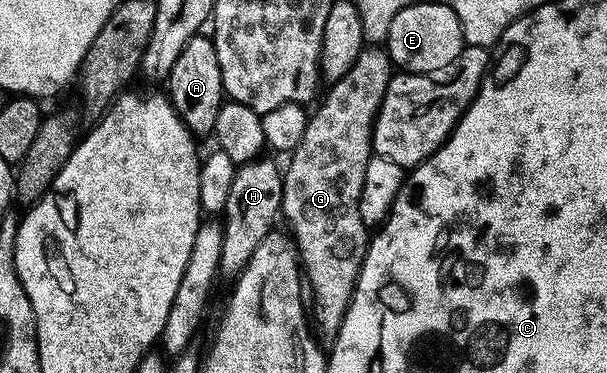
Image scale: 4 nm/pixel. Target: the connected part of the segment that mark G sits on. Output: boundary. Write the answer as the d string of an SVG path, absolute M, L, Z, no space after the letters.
M377 44L366 45L364 50L359 52L355 64L351 64L351 68L347 68L347 72L338 80L332 83L328 88L329 91L320 99L321 107L317 111L308 115L305 131L299 140L299 144L288 155L289 167L286 165L283 170L283 177L285 183L283 184L283 200L281 201L281 214L283 218L289 221L288 229L291 231L291 237L297 244L297 253L301 260L301 269L303 271L304 281L307 283L307 290L313 293L313 306L311 302L311 322L315 327L316 333L319 335L320 341L325 344L332 344L337 340L337 333L341 330L341 325L345 319L345 313L349 307L349 301L353 299L353 289L357 283L357 277L361 271L361 265L365 259L365 253L369 247L369 240L371 237L370 231L365 225L363 216L359 216L359 200L363 192L363 176L367 176L367 164L369 159L374 157L373 152L373 122L377 119L379 108L383 104L383 96L387 92L387 84L392 80L395 73L395 67L392 60L389 59L389 54L385 48Z

